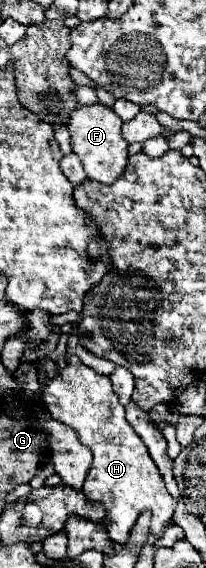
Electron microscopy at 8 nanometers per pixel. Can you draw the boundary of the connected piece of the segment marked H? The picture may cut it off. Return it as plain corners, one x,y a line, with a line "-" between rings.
71,360
67,368
59,368
55,378
47,378
43,368
39,370
39,382
43,384
43,402
47,406
47,412
51,414
53,420
59,420
67,426
71,426
77,432
77,438
83,446
89,446
93,452
93,464
89,470
89,476
85,480
83,492
87,496
89,502
95,504
103,504
105,506
105,518
103,518
103,526
109,532
109,538
113,542
125,544
129,538
129,532
135,524
135,520
139,518
141,512
151,512
153,520
151,520
151,534
161,538
171,522
171,512
175,512
175,500
173,496
167,492
163,476
159,474
157,464
153,462
153,458
149,456
147,446
143,444
143,440
139,438
139,434
133,430
133,426
127,422
125,418
125,410
119,404
117,394
113,392
113,386
109,382
109,376
101,376
95,370
83,366
79,360

